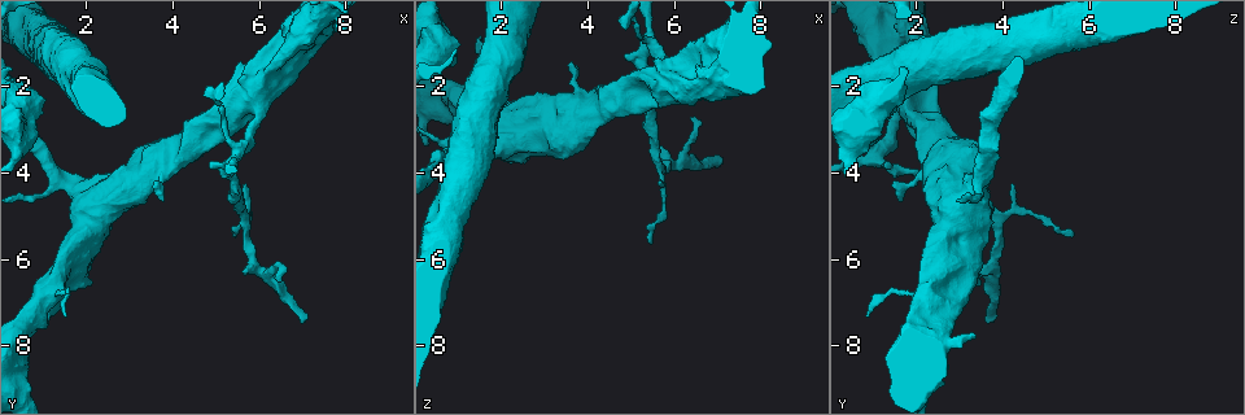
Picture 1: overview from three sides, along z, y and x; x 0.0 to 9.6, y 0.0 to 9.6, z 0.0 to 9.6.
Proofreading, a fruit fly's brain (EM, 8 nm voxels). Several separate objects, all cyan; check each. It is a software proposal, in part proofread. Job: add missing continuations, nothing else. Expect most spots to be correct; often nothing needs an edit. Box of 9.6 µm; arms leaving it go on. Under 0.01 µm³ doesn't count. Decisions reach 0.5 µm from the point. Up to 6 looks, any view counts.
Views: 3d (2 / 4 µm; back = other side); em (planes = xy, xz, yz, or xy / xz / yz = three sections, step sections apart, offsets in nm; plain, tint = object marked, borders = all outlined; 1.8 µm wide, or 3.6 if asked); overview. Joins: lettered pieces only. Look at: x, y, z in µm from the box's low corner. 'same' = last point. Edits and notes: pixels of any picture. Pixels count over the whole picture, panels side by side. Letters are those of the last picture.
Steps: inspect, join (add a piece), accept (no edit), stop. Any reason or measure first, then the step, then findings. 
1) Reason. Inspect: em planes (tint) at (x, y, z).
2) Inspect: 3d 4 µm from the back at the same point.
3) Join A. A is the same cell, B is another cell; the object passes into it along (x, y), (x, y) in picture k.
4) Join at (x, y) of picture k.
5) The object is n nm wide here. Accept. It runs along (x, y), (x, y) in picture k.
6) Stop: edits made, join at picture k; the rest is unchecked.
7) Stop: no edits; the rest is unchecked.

Closes a loop. Inspect: 3d 4 µm at (6.55, 1.35, 1.10).

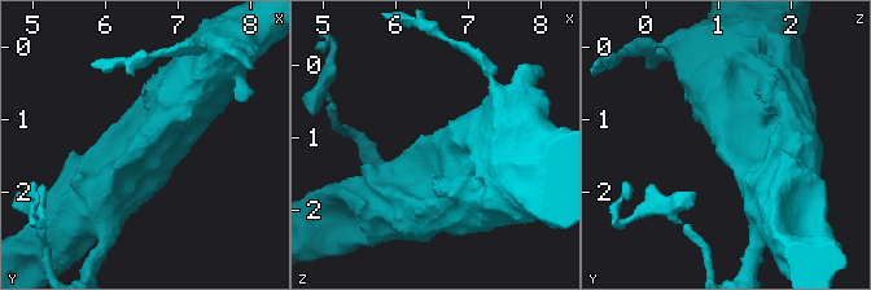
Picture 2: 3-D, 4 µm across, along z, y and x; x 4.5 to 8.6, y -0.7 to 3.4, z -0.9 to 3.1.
Inspect: em planes (borders) at (6.50, 1.30, 1.05).

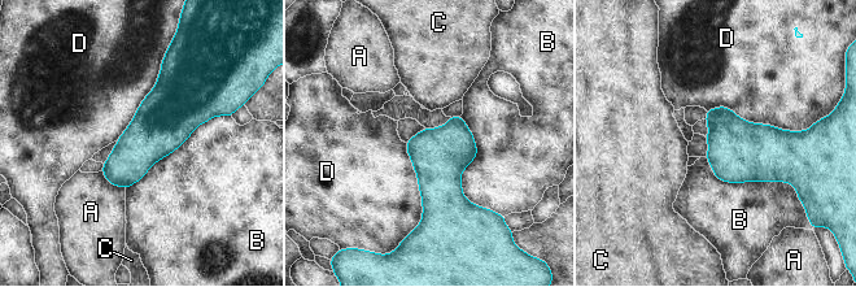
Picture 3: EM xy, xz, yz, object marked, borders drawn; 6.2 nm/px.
The longest contact is with D, 650 nm. Accept. A, B, C and D are other cells; a border runs along (461, 116), (461, 190), (489, 209) in picture 3; no lettered piece goes on from it.

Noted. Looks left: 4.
Thin end. Inspect: em xz step 8 (tint) at (1.50, 7.30, 0.90).

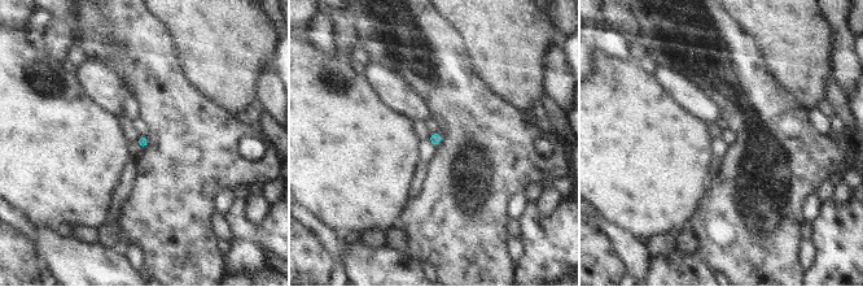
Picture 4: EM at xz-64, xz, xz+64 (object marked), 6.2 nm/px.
Another direction. Inspect: em planes (borders) at the same point.

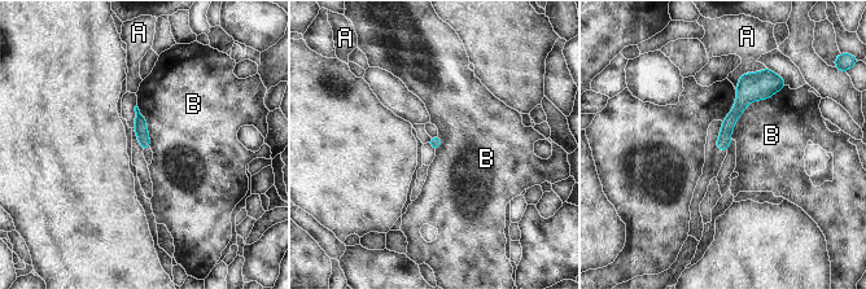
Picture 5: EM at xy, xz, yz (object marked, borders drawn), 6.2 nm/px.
Accept. A and B are other cells; a border runs along (786, 84), (753, 100), (730, 138) in picture 5; no lettered piece goes on from it.

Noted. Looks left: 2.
Stop: no edits; the rest is unchecked.

